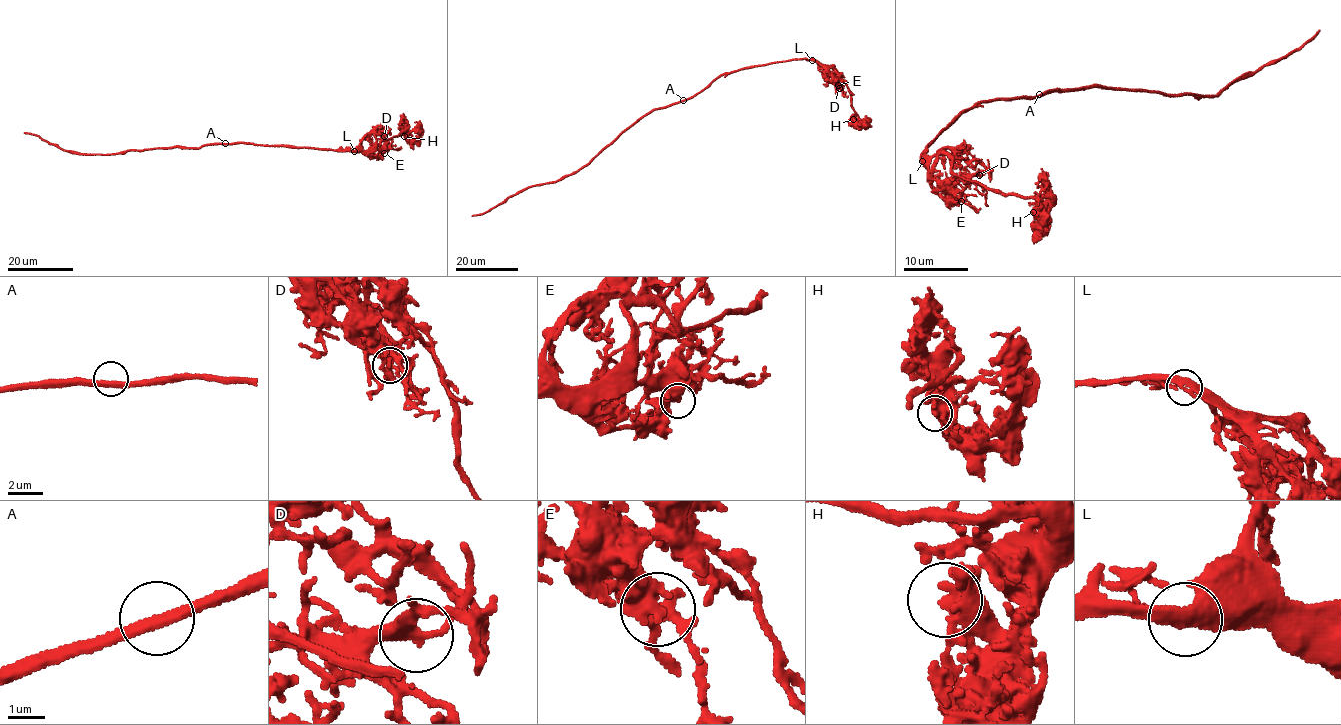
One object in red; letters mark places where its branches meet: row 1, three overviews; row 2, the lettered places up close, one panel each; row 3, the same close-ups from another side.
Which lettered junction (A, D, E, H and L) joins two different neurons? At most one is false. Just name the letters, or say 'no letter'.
no letter

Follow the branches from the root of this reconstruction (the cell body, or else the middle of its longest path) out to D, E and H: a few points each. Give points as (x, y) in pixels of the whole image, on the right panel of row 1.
D: (1039, 97), (978, 103), (951, 122), (924, 151), (922, 164), (929, 169), (928, 175), (937, 179), (979, 175)
E: (1039, 97), (978, 103), (951, 122), (924, 151), (922, 164), (938, 194), (961, 201)
H: (1039, 97), (978, 103), (922, 157), (928, 175), (943, 181), (959, 176), (1037, 199), (1033, 212)

